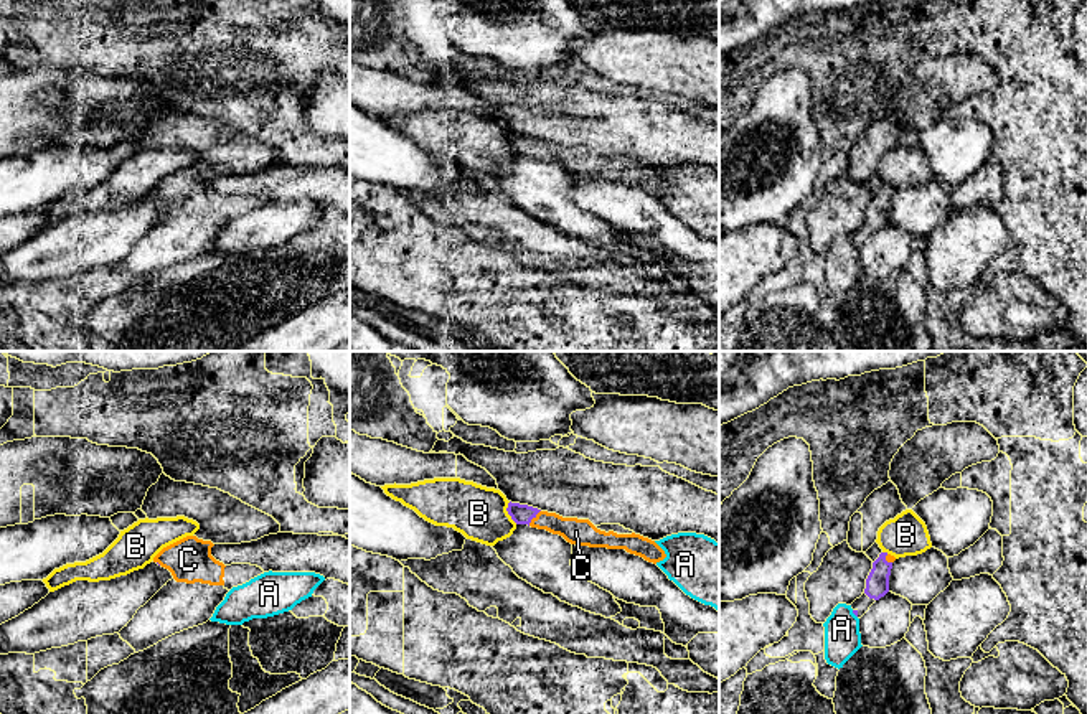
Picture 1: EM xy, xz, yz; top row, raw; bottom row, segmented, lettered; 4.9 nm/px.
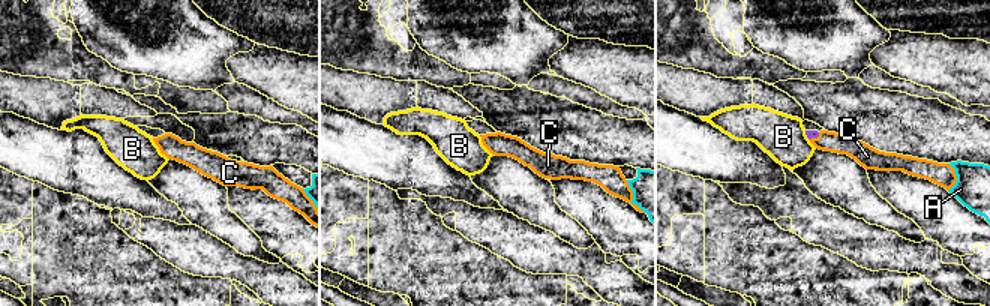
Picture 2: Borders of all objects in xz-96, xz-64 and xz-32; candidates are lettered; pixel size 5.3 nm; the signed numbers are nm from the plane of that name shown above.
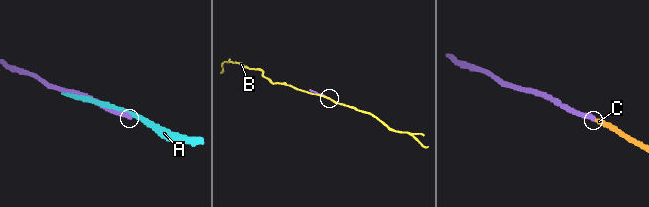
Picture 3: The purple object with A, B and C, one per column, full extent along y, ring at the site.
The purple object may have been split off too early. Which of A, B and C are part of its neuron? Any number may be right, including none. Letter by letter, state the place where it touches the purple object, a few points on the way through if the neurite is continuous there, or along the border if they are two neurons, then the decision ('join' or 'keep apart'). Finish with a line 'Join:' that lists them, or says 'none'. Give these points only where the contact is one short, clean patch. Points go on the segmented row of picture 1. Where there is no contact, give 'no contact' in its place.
A: yz (853, 612) | keep apart
B: xz (508, 513) | keep apart
C: xz (533, 516) | across xz (520, 513), (533, 516), (576, 531) | join
Join: C

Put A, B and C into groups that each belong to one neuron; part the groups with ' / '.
A / B / C

